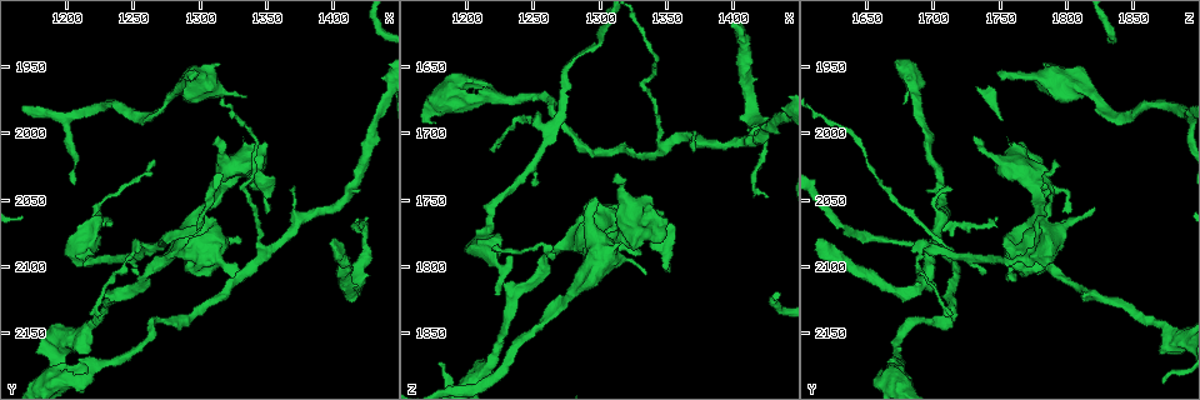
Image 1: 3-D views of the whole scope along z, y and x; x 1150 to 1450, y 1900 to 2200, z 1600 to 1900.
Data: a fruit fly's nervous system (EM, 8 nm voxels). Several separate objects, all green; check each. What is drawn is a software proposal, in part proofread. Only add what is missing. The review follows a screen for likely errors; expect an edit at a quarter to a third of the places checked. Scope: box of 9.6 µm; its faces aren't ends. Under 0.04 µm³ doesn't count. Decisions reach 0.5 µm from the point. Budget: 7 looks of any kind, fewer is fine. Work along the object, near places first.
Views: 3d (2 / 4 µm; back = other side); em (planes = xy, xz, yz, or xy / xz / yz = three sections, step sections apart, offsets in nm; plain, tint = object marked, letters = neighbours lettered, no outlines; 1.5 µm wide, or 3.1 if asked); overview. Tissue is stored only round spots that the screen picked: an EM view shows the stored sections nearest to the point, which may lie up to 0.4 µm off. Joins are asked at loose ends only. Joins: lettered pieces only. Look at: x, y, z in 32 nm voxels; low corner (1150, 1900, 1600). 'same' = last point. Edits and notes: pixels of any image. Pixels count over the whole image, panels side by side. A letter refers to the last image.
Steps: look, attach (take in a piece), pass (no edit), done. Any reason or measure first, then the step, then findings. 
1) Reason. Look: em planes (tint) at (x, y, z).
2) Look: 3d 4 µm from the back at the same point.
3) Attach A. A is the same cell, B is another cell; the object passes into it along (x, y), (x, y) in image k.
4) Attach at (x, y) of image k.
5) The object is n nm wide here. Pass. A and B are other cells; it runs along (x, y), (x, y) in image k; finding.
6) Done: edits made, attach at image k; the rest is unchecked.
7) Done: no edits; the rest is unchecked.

Free end. Look: 3d 2 µm at (1296, 1954, 1748).

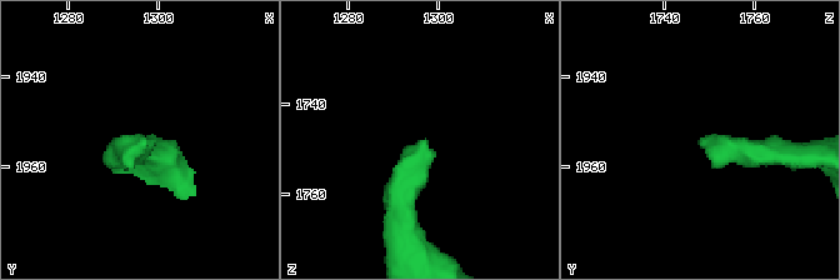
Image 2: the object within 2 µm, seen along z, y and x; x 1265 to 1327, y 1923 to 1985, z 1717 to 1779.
Shape alone is not enough. Look: em 3.1 µm yz step 16 (letters) at (1296, 1955, 1748).

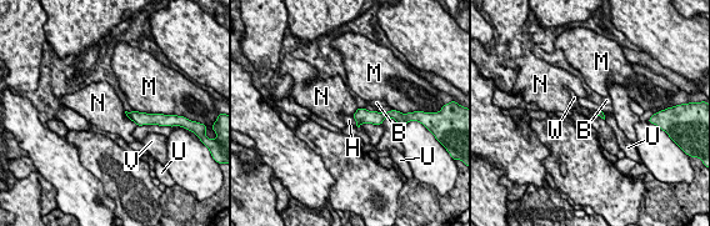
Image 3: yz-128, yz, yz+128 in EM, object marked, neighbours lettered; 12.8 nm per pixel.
Attach H. H is the same cell, B, M, N, U, V and W are other cells; the neuron continues.

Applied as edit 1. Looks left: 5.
End of a long branch. Look: em planes (letters) at (1264, 2022, 1788).

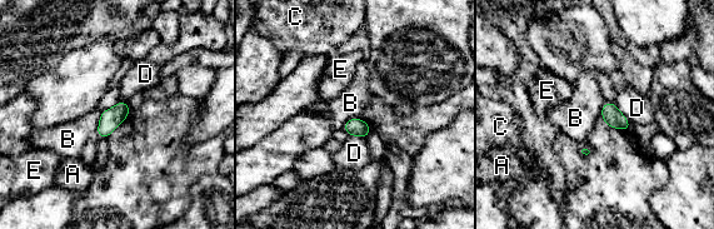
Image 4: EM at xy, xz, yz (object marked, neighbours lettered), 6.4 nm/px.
The object is 120 nm wide here. Pass. A, B, C, D and E are other cells; no lettered piece goes on from it.

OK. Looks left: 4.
Thin end. Look: em planes (plain) at (1216, 2136, 1712).

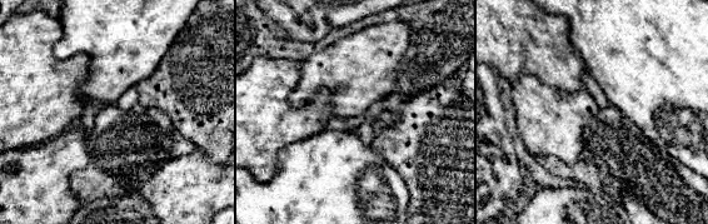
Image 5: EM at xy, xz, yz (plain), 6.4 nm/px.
See the neighbours. Look: em planes (letters) at the same point.

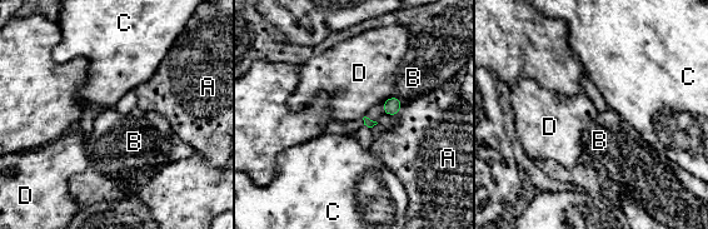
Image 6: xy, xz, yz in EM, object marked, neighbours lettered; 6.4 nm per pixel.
Pass. A, B, C and D are other cells; a border runs along (388, 96), (383, 101) in image 6; no lettered piece goes on from it.

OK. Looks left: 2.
Done: edits made, attach at image 3; the rest is unchecked.

